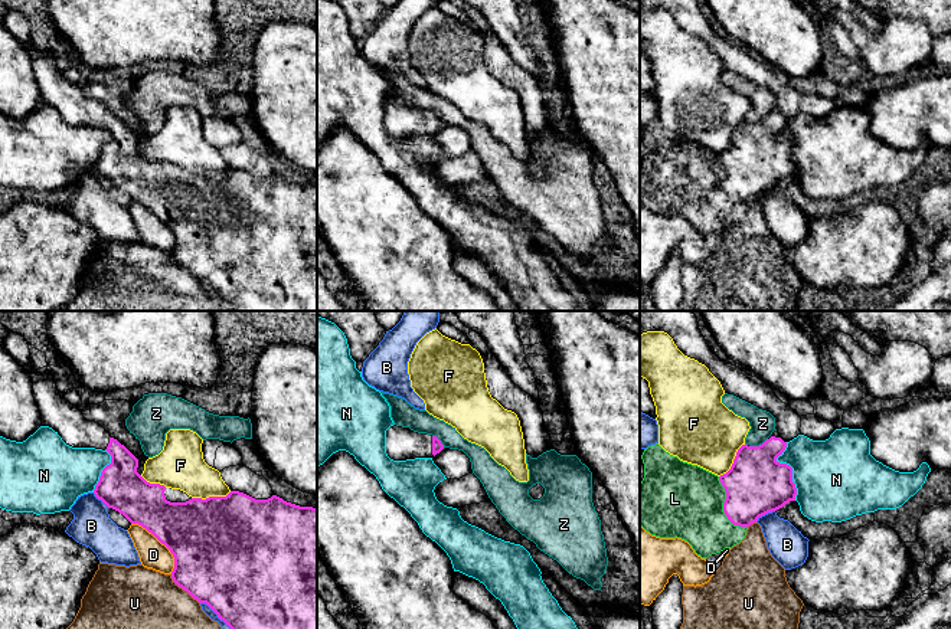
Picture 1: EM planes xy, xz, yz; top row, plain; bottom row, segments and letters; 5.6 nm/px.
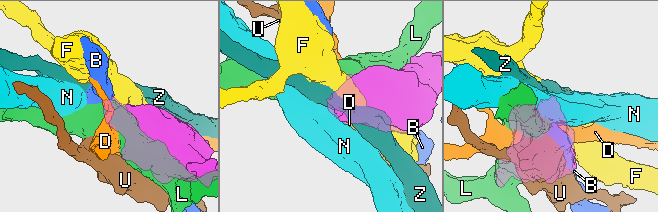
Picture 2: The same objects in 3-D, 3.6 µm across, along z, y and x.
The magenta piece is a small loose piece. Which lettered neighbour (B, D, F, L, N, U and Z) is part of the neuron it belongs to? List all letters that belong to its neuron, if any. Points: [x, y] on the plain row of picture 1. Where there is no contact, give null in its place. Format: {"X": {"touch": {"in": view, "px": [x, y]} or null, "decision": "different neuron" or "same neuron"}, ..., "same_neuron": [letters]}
{"B": {"touch": {"in": "yz", "px": [764, 192]}, "decision": "different neuron"}, "D": {"touch": {"in": "xy", "px": [162, 220]}, "decision": "different neuron"}, "F": {"touch": {"in": "xy", "px": [211, 174]}, "decision": "different neuron"}, "L": {"touch": {"in": "yz", "px": [724, 184]}, "decision": "different neuron"}, "N": {"touch": {"in": "yz", "px": [791, 146]}, "decision": "different neuron"}, "U": {"touch": {"in": "xy", "px": [183, 267]}, "decision": "different neuron"}, "Z": {"touch": {"in": "yz", "px": [760, 123]}, "decision": "different neuron"}, "same_neuron": []}

